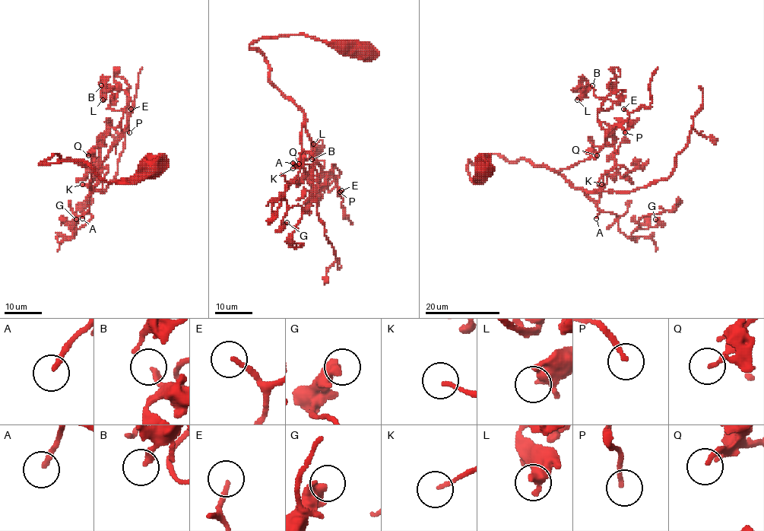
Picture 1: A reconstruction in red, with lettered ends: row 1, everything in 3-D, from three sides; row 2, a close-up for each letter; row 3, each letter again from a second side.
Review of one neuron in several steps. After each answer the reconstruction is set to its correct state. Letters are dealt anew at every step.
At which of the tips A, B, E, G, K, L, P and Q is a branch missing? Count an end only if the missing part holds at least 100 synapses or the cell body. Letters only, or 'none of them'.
A, E, P

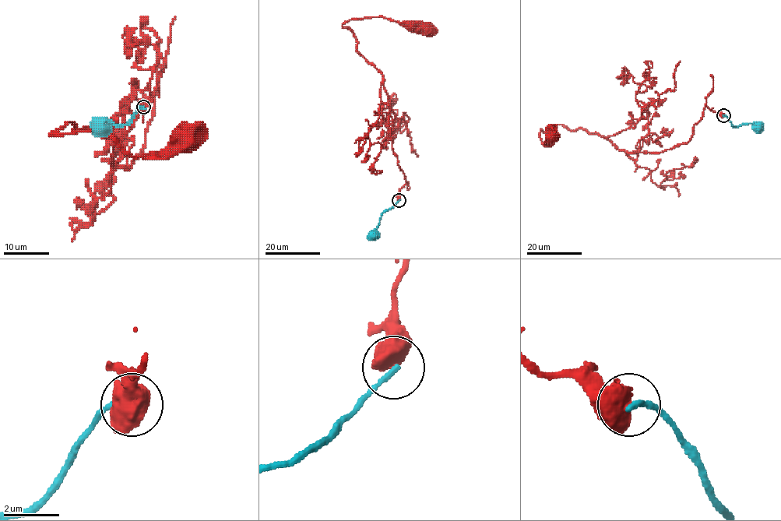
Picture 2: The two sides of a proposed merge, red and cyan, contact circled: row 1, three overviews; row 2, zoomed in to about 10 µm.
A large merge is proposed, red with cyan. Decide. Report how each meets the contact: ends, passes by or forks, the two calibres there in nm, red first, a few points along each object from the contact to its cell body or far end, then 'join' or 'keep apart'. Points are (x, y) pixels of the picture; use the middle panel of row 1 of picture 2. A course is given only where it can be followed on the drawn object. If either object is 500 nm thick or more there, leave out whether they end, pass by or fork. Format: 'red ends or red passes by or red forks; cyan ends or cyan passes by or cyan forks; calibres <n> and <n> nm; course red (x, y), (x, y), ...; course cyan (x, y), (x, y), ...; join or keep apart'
calibres 1050 and 190 nm; course red (399, 200), (406, 182), (392, 149), (388, 105), (381, 100), (383, 76), (343, 25), (384, 16), (427, 27); course cyan (399, 200), (381, 214), (373, 234); keep apart

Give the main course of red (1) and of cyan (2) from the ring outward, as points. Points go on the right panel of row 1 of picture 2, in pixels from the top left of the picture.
1: (723, 115), (706, 106), (687, 142), (659, 153), (628, 153), (581, 128), (540, 130), (546, 146), (550, 136)
2: (723, 115), (733, 126), (756, 123), (758, 124)

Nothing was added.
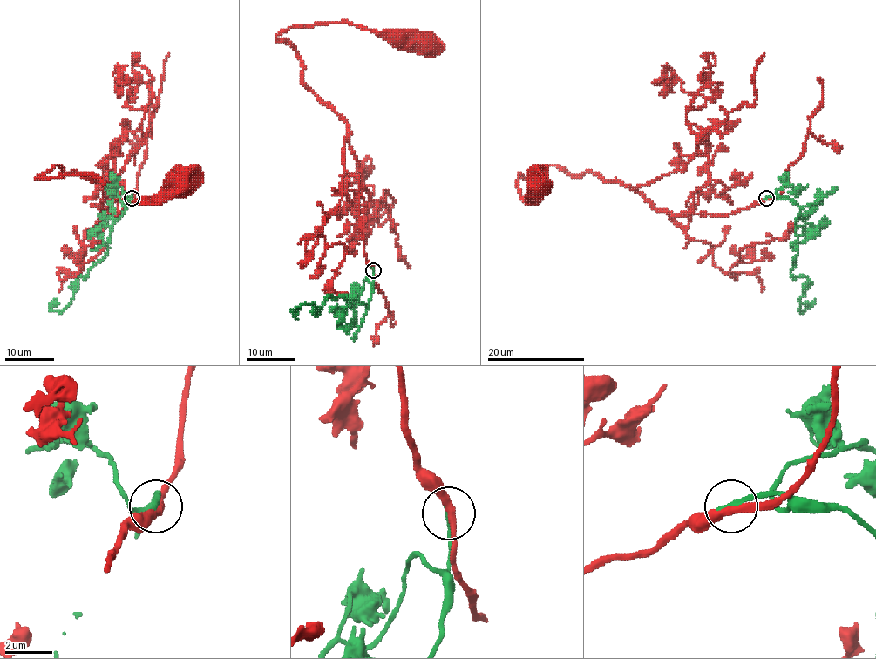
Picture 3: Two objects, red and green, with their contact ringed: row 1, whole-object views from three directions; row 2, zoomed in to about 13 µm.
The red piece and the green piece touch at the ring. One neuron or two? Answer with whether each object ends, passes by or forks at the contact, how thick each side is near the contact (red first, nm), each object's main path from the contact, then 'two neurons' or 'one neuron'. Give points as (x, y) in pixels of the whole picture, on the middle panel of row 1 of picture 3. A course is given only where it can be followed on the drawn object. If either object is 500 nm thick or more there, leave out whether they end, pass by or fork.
red passes by; green ends; calibres 320 and 280 nm; course red (373, 269), (358, 177), (345, 168), (349, 126), (302, 81), (296, 50), (276, 36), (349, 22), (426, 41); course green (373, 269), (371, 294), (365, 305), (329, 295), (318, 314), (313, 303), (297, 306), (294, 309), (297, 320); one neuron

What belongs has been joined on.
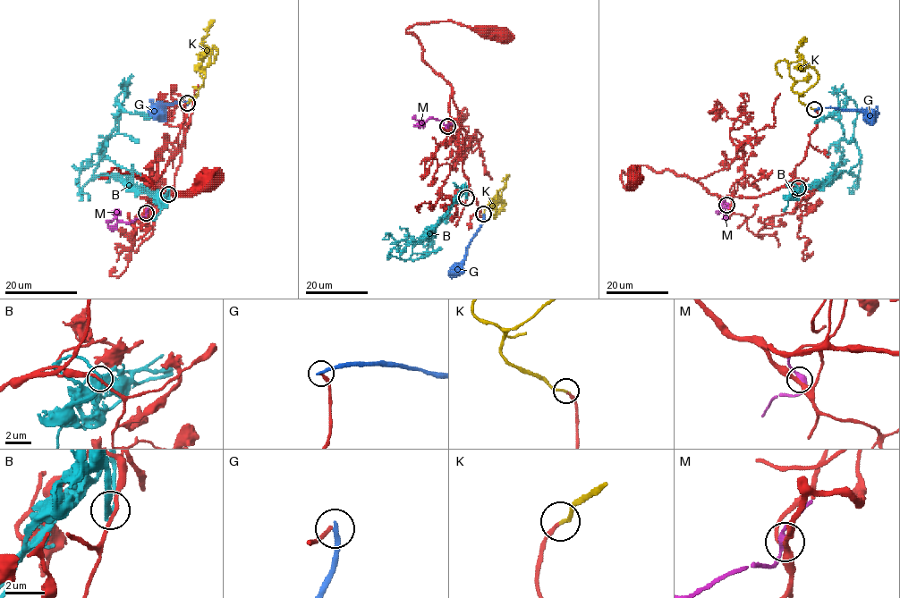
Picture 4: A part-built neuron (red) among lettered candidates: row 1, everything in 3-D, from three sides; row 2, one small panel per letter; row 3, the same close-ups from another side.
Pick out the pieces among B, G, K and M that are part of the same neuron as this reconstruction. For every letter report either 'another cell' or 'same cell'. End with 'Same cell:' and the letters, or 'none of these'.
B: another cell
G: another cell
K: same cell
M: same cell
Same cell: K, M

